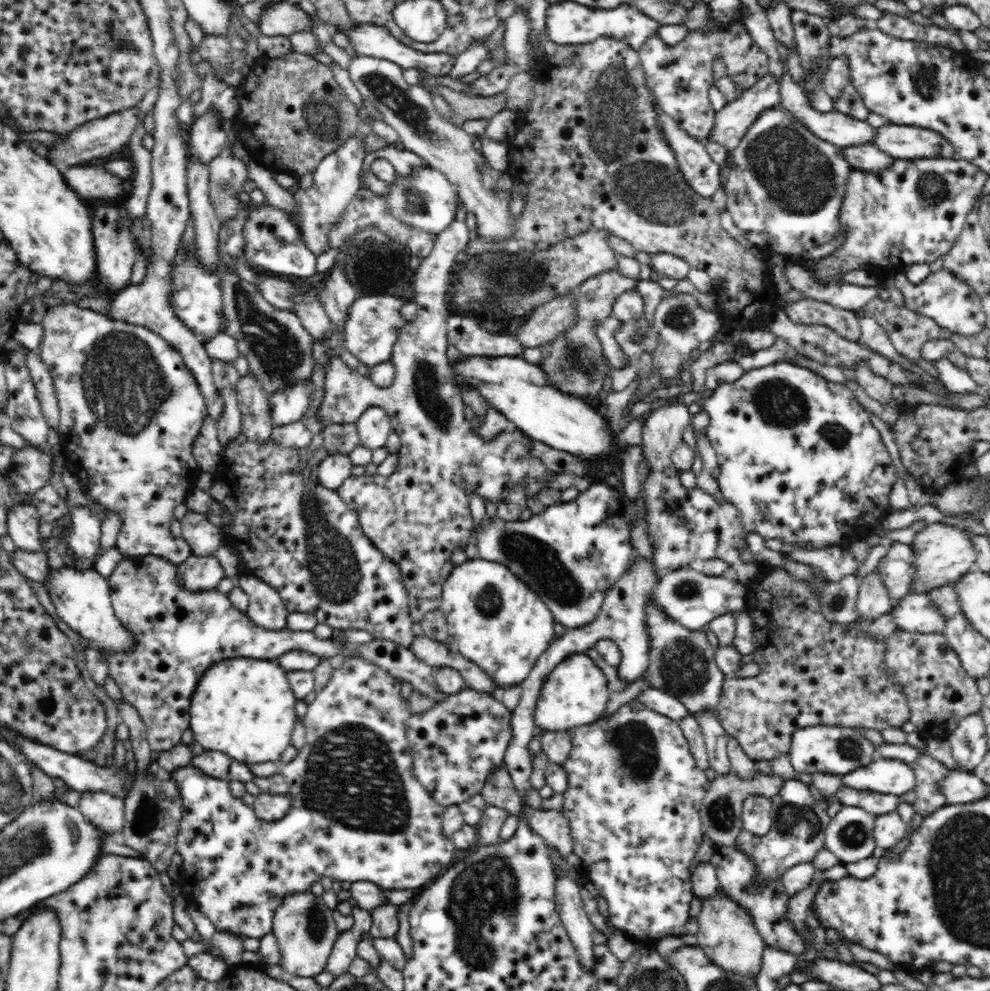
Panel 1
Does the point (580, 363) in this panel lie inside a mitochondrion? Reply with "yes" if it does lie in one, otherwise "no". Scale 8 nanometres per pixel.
yes

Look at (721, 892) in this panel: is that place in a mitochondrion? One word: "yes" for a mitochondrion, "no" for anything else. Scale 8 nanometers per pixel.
no

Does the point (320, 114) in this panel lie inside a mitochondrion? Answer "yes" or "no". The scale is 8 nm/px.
yes

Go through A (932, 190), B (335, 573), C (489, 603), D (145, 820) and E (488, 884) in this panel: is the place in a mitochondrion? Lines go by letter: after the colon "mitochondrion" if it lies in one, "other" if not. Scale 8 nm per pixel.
A: mitochondrion
B: mitochondrion
C: mitochondrion
D: mitochondrion
E: mitochondrion

